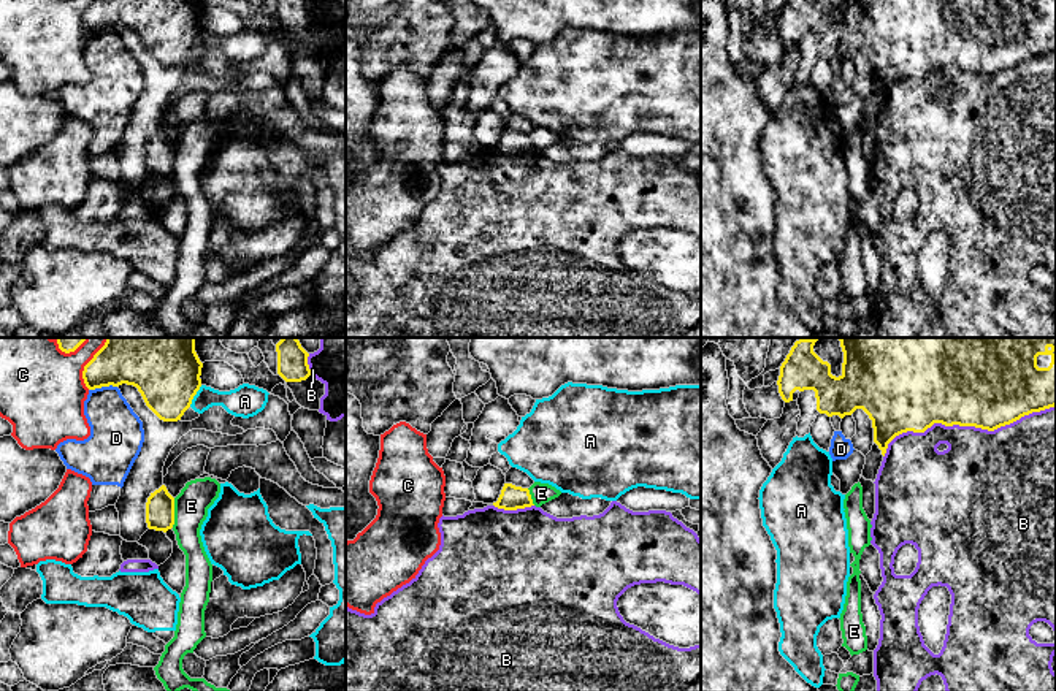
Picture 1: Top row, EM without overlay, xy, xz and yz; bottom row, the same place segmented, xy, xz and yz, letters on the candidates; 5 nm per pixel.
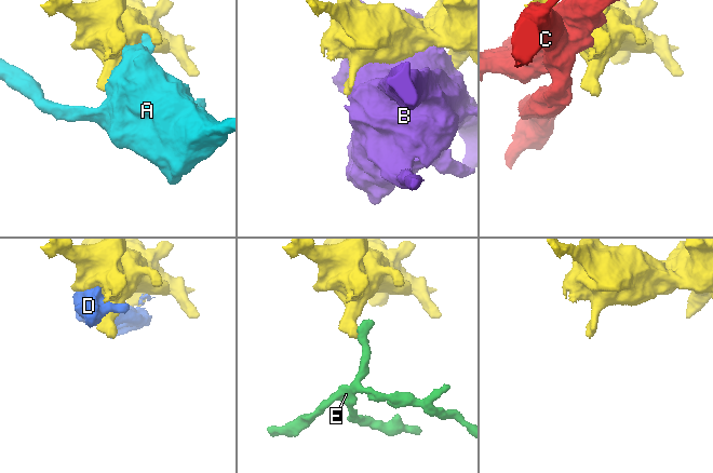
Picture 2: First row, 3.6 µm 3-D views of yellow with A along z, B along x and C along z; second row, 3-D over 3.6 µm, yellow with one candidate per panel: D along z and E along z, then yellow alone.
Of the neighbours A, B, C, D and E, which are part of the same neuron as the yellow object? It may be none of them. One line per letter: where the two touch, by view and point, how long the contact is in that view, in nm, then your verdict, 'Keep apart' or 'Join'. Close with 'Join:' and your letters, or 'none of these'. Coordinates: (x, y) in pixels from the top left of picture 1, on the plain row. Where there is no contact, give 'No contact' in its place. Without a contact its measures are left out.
A: Touches yellow at xy (194, 40). Shared border 130 nm. Keep apart
B: Touches yellow at yz (964, 70). Shared border 900 nm. Keep apart
C: Touches yellow at xy (83, 18). Shared border 180 nm. Keep apart
D: Touches yellow at xy (102, 30). Shared border 150 nm. Keep apart
E: Touches yellow at xy (173, 157). Shared border 150 nm. Keep apart
Join: none of these

